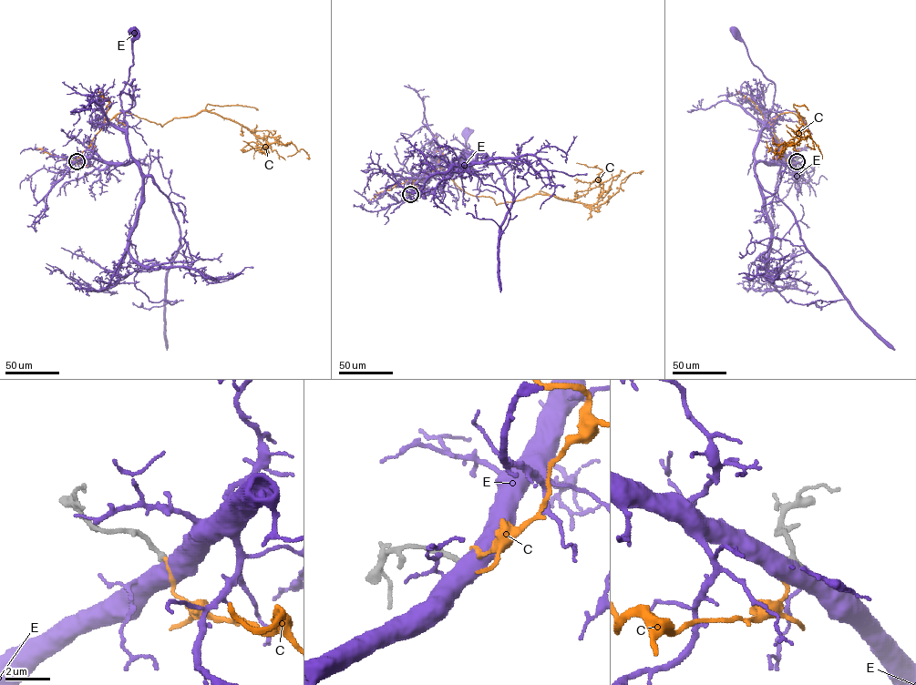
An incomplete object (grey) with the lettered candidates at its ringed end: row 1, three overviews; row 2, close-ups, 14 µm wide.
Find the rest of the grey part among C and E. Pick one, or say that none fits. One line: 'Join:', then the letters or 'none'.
Join: none

